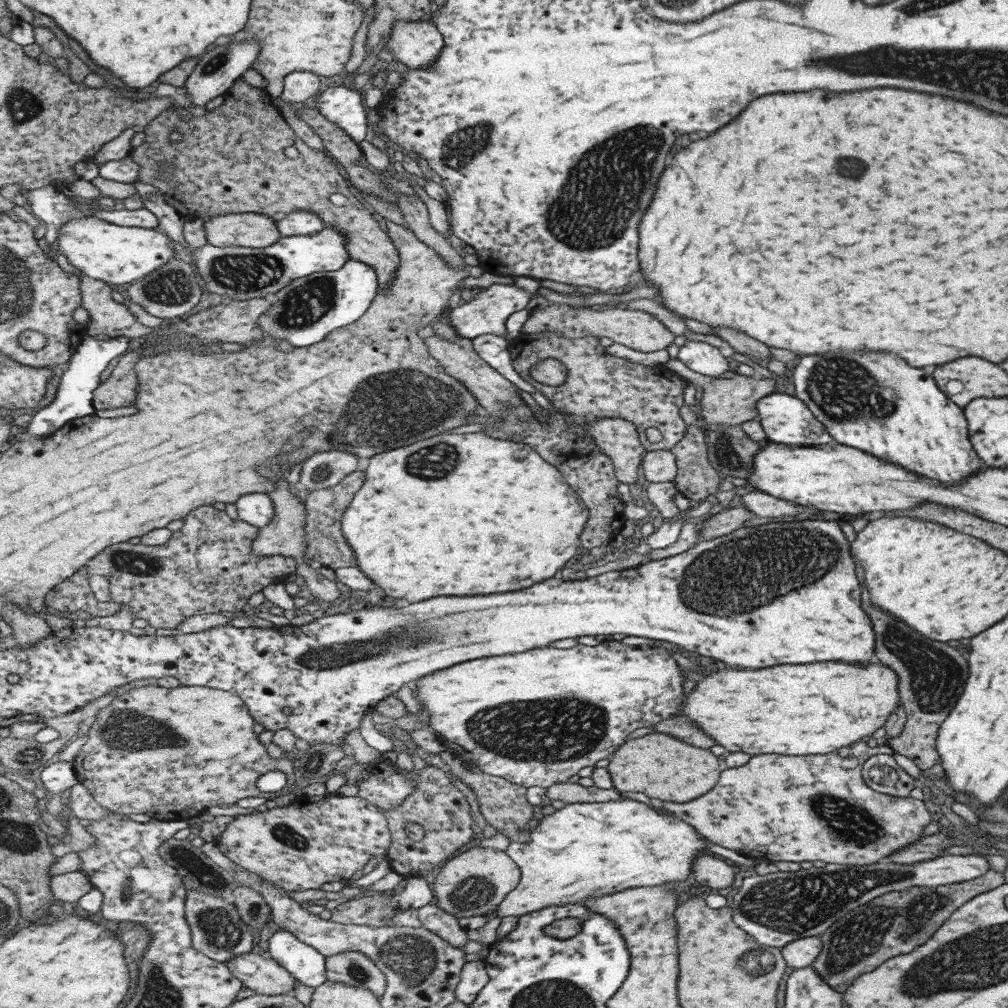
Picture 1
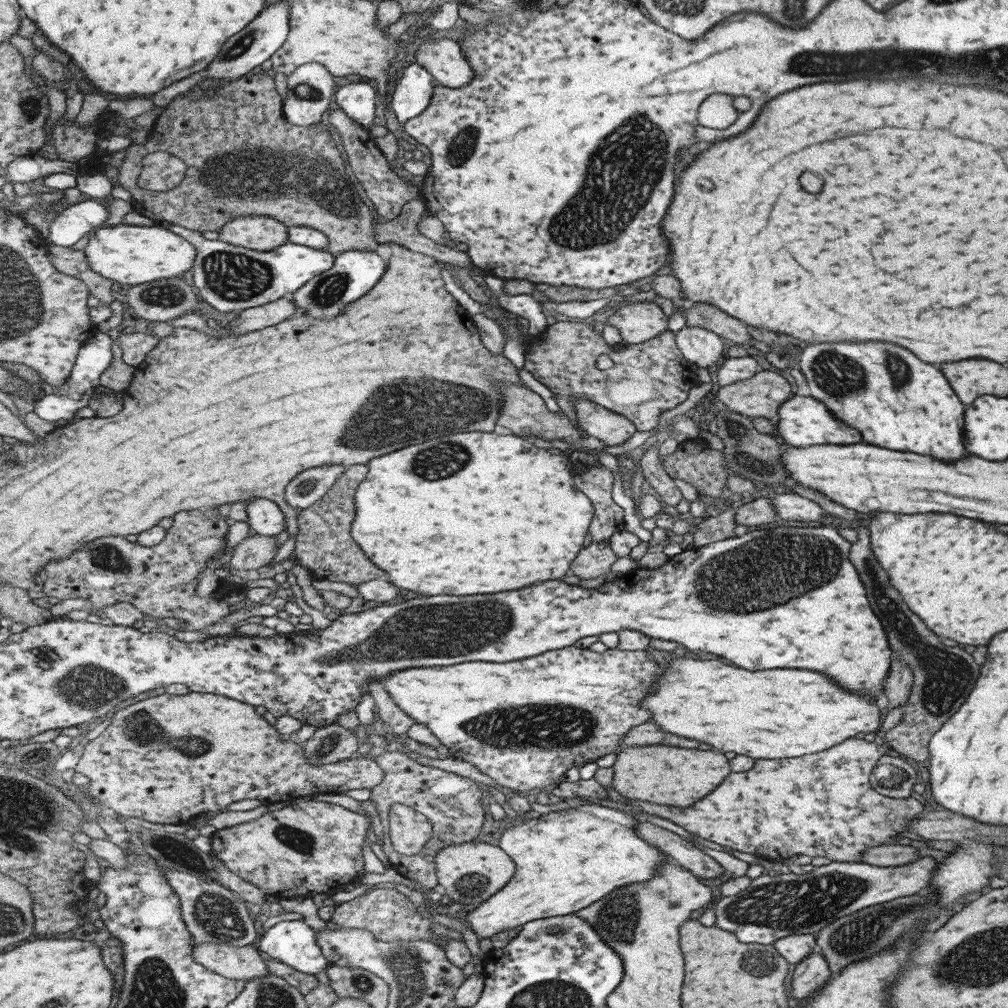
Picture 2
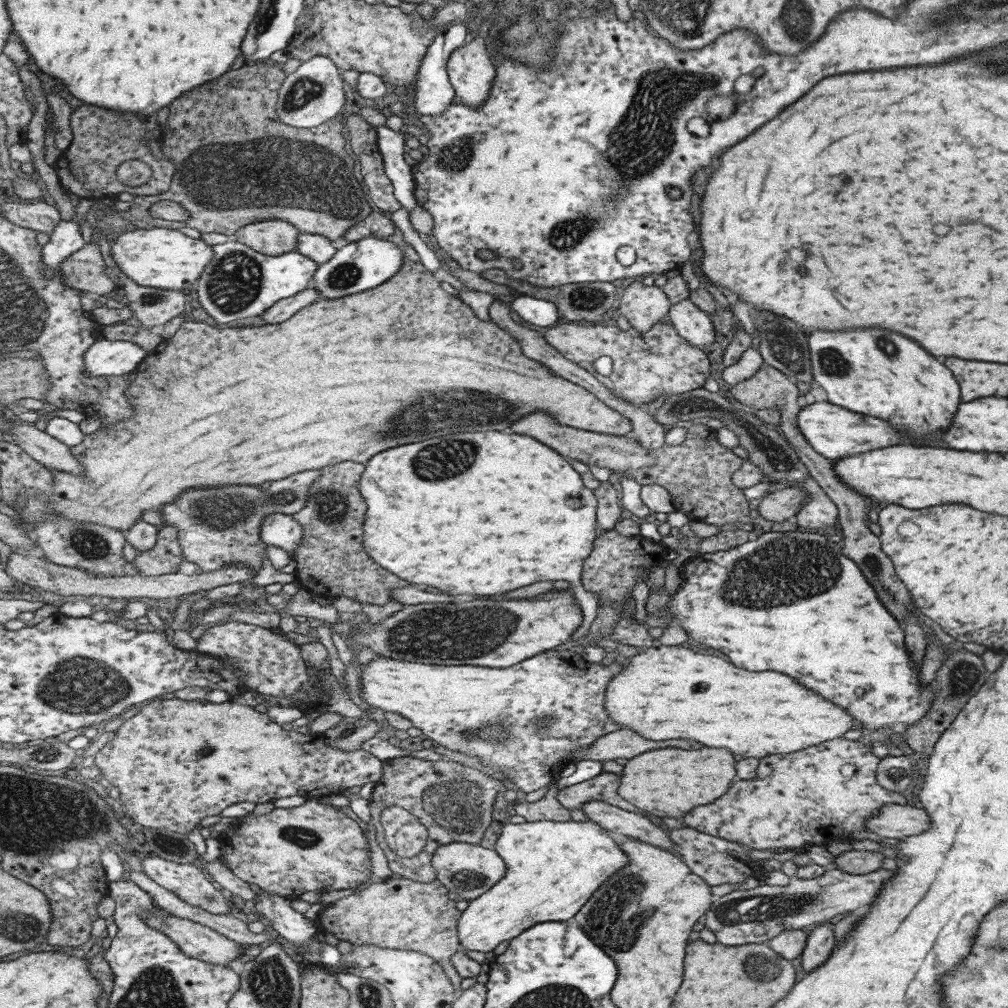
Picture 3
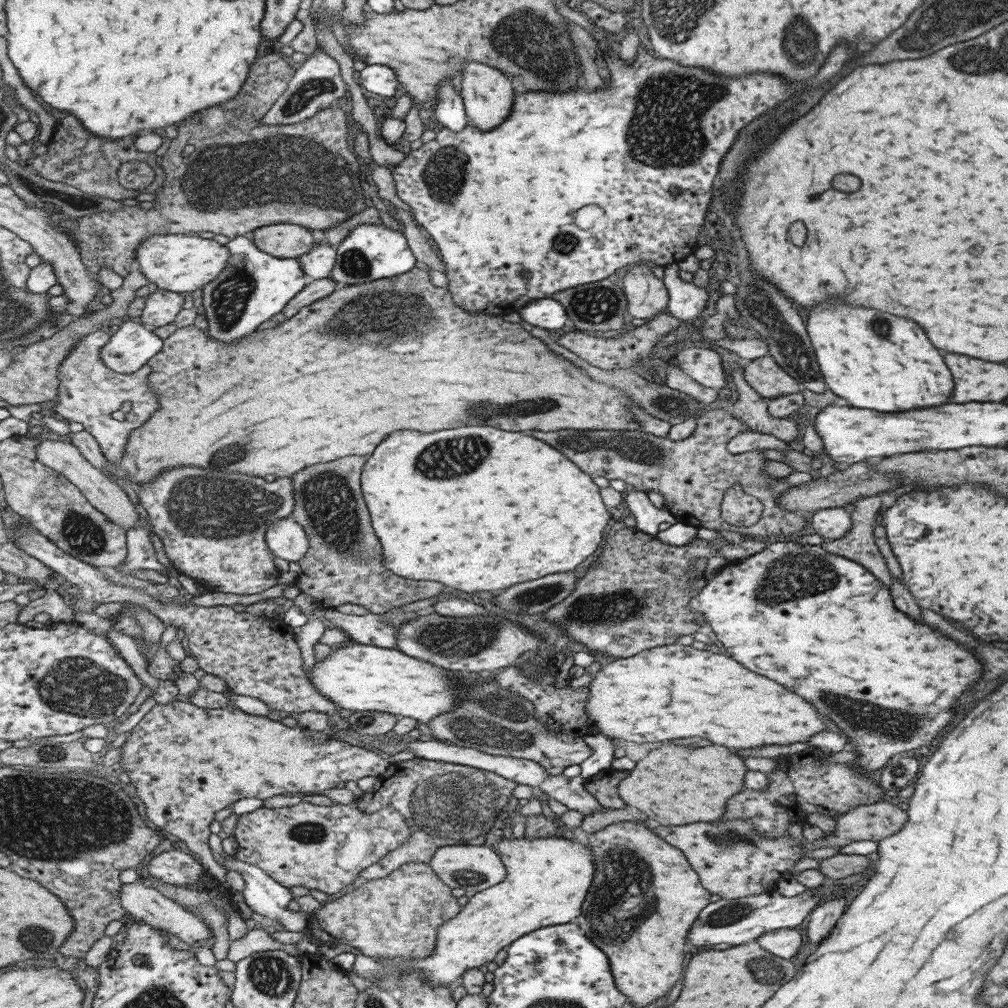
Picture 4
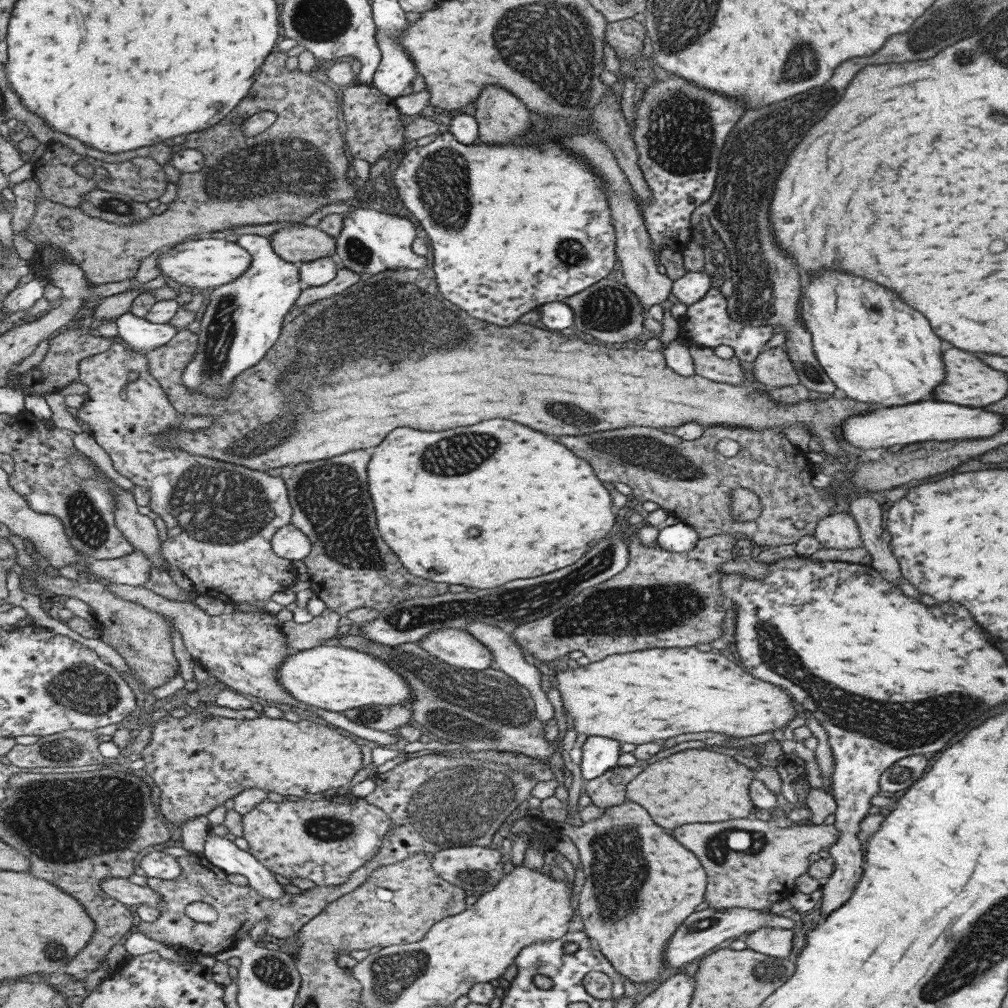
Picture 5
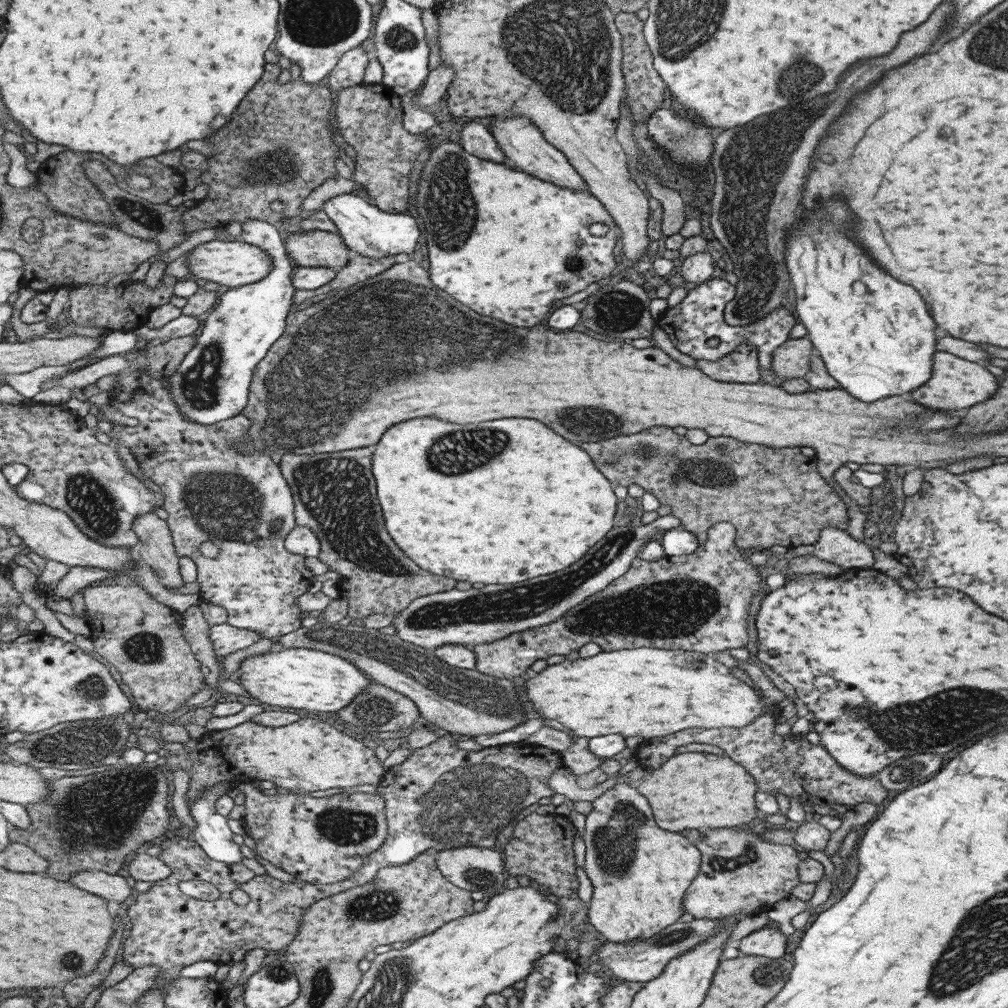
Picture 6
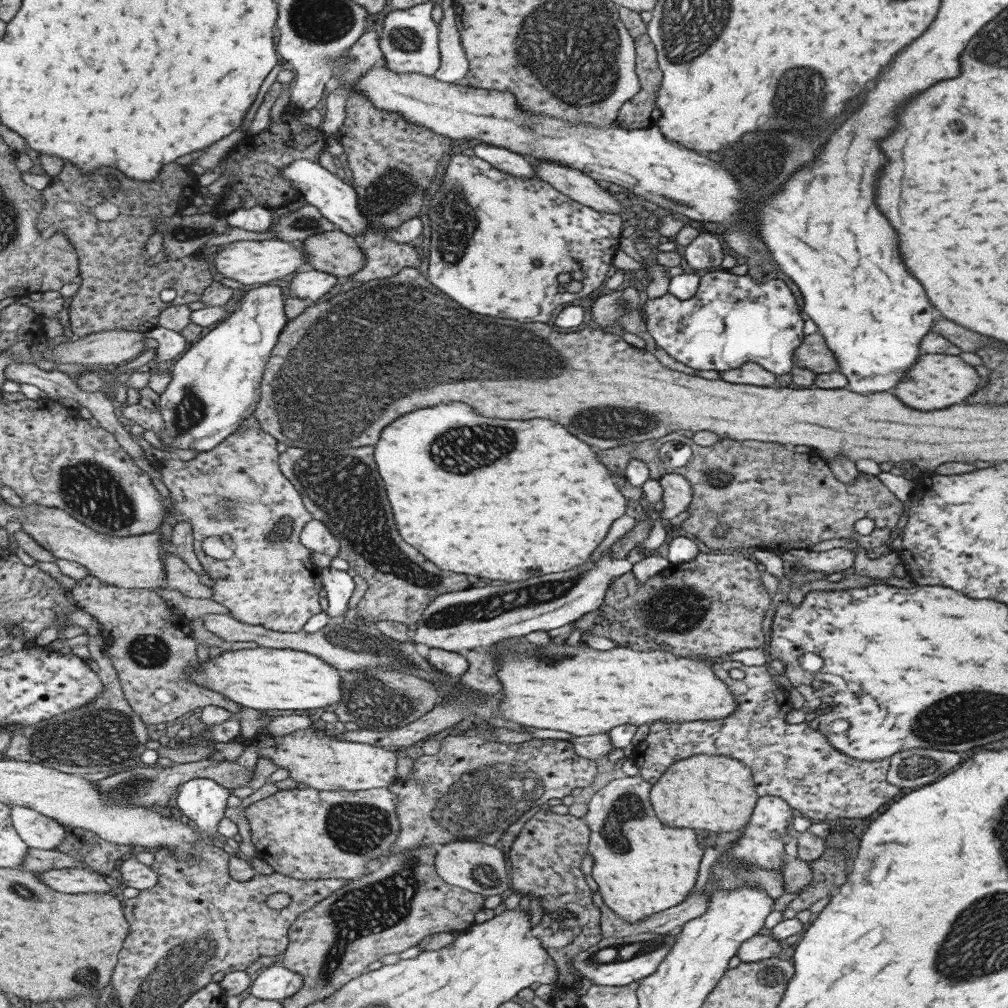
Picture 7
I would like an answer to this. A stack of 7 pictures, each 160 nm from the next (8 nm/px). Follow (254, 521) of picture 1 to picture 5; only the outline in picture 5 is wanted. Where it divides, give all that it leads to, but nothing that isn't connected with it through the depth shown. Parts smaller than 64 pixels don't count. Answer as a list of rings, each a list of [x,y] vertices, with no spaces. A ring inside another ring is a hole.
[[[293,523],[273,536],[272,547],[277,556],[287,560],[304,560],[312,554],[312,540]]]

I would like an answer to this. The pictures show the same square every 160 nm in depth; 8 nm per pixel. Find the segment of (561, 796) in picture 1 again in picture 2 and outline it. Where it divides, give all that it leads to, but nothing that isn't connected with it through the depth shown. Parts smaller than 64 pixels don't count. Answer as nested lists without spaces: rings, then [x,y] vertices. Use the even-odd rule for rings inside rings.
[[[856,736],[817,754],[781,760],[755,759],[750,770],[745,773],[731,772],[727,776],[727,782],[723,780],[711,794],[697,800],[697,806],[691,804],[689,808],[671,808],[659,804],[645,804],[639,800],[629,800],[629,804],[647,814],[667,818],[669,822],[681,826],[690,834],[696,834],[699,838],[769,861],[780,863],[791,856],[803,854],[809,858],[823,856],[841,863],[857,862],[864,850],[888,844],[896,834],[907,831],[908,824],[923,812],[923,806],[913,798],[889,799],[874,792],[869,786],[869,774],[877,760],[885,755],[885,750],[886,745],[865,742],[860,736]]]

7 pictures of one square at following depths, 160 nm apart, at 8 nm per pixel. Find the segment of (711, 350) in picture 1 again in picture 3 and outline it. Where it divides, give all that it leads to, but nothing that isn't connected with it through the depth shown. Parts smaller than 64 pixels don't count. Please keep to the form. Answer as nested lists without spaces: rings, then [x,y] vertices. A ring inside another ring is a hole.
[[[688,298],[671,304],[667,316],[675,332],[691,346],[702,348],[713,342],[715,333],[709,316]]]

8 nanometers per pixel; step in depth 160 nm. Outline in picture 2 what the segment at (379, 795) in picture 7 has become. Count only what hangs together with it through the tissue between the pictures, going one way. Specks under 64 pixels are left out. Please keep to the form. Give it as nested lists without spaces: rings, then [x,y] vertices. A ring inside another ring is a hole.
[[[301,800],[251,822],[217,829],[211,836],[211,848],[229,870],[277,898],[330,894],[365,874],[363,844],[371,837],[371,826],[373,816],[367,812],[358,814],[331,802]],[[395,804],[390,812],[390,834],[396,850],[405,856],[419,853],[432,836],[432,823],[428,817]]]

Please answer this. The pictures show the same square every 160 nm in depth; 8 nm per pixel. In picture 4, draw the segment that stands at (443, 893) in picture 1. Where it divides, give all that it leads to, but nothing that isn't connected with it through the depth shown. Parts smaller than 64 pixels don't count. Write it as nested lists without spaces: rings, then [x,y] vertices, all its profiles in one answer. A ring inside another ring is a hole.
[[[447,845],[438,848],[431,858],[429,867],[449,888],[461,888],[467,898],[500,883],[506,874],[499,855],[483,845]]]

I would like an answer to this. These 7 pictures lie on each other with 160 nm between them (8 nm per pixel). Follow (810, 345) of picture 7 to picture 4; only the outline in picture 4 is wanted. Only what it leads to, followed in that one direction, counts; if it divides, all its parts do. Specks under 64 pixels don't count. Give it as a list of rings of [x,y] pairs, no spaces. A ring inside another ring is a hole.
[[[767,354],[742,364],[745,383],[768,400],[801,391],[801,386]]]

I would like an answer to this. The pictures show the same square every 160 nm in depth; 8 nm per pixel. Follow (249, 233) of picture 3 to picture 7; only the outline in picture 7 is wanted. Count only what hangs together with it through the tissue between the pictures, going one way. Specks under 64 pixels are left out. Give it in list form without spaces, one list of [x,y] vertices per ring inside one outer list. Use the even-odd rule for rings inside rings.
[[[339,229],[314,234],[303,241],[303,246],[309,254],[310,268],[339,279],[351,278],[367,266],[360,239]]]

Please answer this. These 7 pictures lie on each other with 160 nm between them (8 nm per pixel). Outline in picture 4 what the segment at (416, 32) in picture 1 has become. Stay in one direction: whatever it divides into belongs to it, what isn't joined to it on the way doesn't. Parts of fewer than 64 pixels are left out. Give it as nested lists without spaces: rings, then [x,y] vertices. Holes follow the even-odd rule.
[[[469,61],[461,71],[460,97],[469,124],[480,131],[494,129],[506,116],[510,116],[513,100],[511,82],[500,70],[489,65]]]

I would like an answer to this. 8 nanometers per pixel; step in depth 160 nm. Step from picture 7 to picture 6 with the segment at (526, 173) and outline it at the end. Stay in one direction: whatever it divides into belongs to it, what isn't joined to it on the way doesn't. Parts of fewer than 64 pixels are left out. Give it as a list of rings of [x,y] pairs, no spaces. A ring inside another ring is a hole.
[[[465,121],[459,127],[457,132],[460,136],[460,146],[465,152],[480,158],[481,160],[488,160],[493,162],[508,161],[504,157],[504,152],[498,149],[497,143],[491,136],[486,122],[475,123],[474,121]]]

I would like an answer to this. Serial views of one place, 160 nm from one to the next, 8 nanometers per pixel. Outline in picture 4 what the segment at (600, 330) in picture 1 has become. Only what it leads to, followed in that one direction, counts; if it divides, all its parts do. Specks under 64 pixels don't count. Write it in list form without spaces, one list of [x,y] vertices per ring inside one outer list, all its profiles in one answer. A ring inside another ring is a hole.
[[[645,262],[633,263],[623,276],[621,287],[627,300],[629,319],[651,319],[667,306],[668,294],[661,280],[655,278]]]

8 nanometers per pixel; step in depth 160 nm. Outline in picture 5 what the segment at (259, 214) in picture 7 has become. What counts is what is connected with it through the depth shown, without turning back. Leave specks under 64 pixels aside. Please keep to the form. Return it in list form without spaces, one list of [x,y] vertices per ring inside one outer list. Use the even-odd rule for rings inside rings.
[[[246,234],[238,236],[236,243],[251,253],[253,266],[241,278],[215,289],[210,295],[200,322],[197,356],[184,372],[185,386],[191,392],[229,394],[233,378],[261,362],[280,339],[283,320],[305,288],[300,265],[283,260],[273,249],[270,237]]]

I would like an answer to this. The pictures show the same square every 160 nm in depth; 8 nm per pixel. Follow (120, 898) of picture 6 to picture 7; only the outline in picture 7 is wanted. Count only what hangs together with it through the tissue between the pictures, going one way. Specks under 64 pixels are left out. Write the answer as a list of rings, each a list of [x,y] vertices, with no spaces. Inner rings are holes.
[[[82,868],[58,869],[36,875],[50,887],[64,893],[107,893],[111,890],[111,881],[107,876],[100,873],[95,874],[95,872],[89,872]]]

